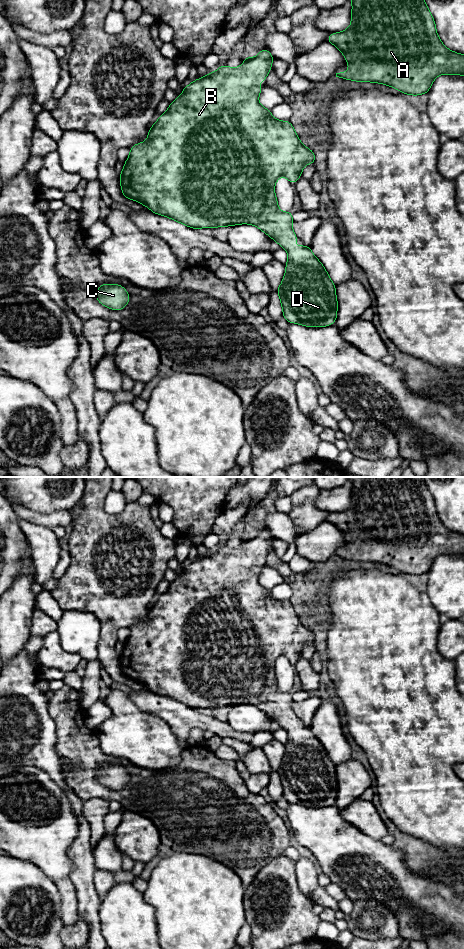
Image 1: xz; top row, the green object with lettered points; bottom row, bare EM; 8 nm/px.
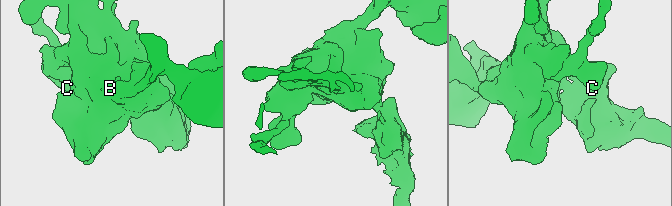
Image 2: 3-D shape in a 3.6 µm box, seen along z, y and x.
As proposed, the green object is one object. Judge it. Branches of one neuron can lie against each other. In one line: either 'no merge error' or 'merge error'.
no merge error

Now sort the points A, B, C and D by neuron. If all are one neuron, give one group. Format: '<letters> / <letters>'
A B C D

